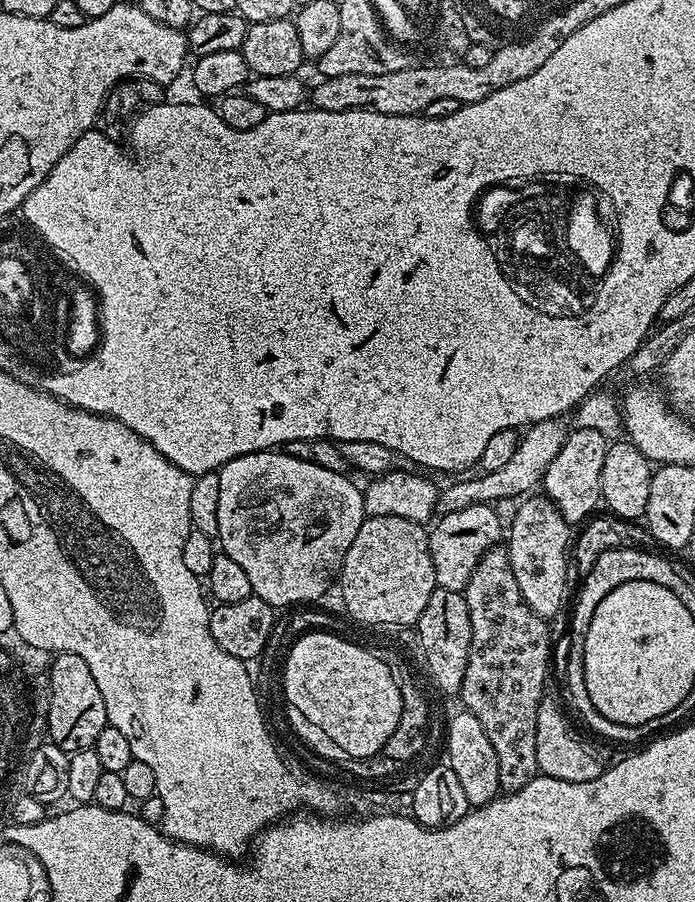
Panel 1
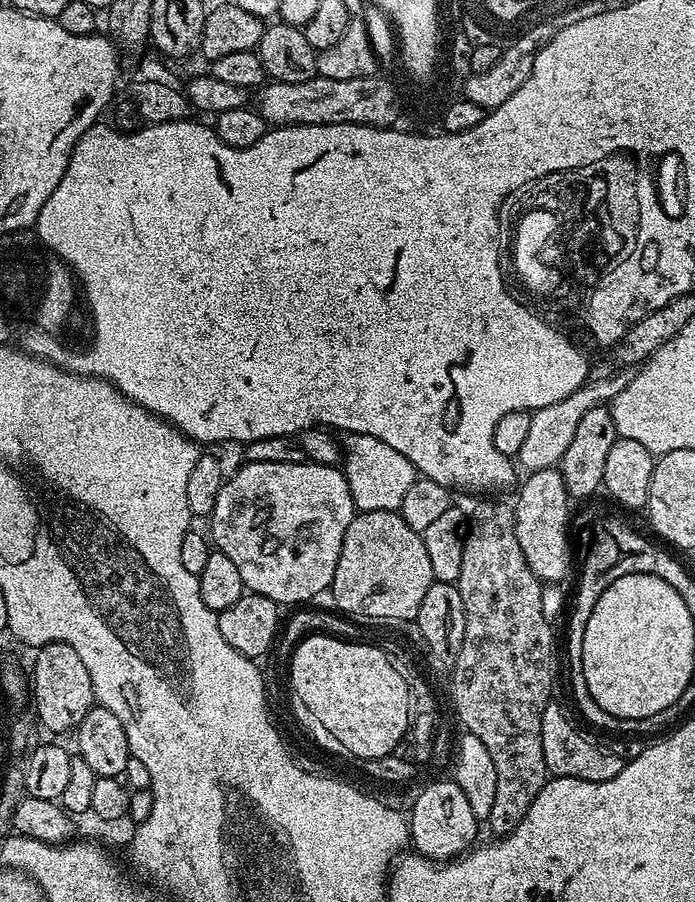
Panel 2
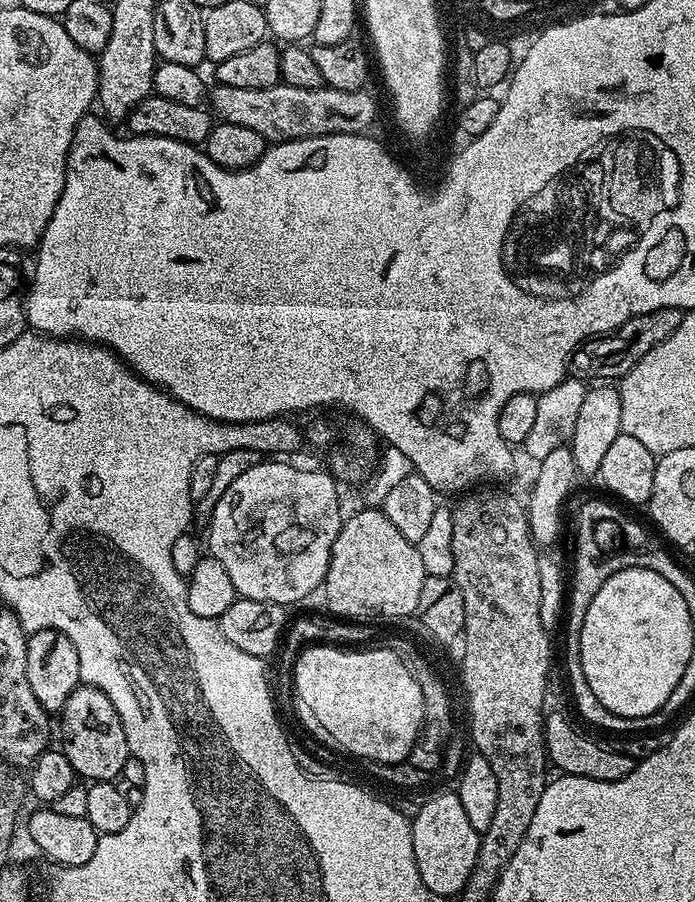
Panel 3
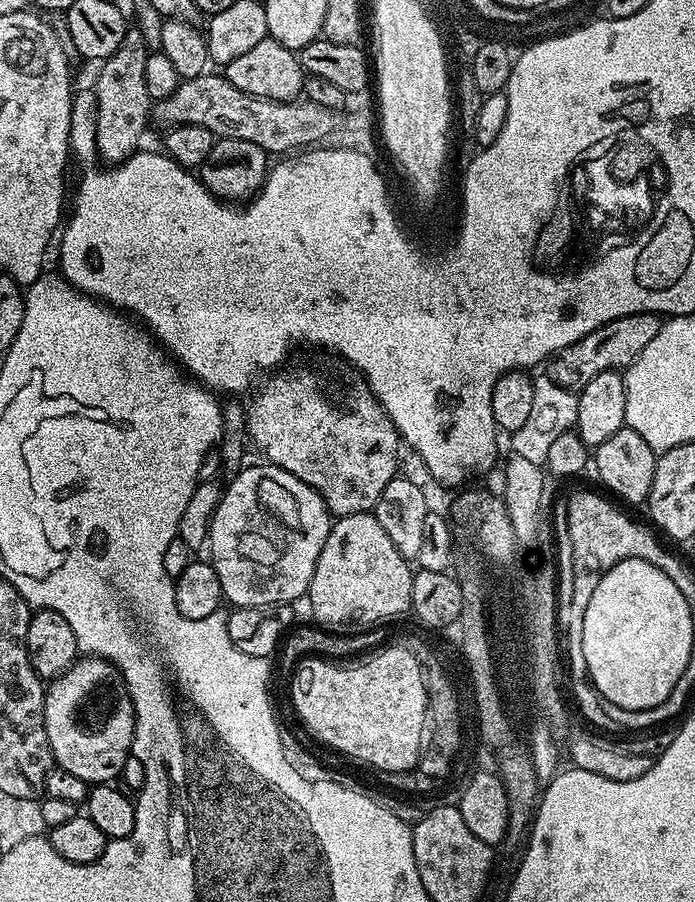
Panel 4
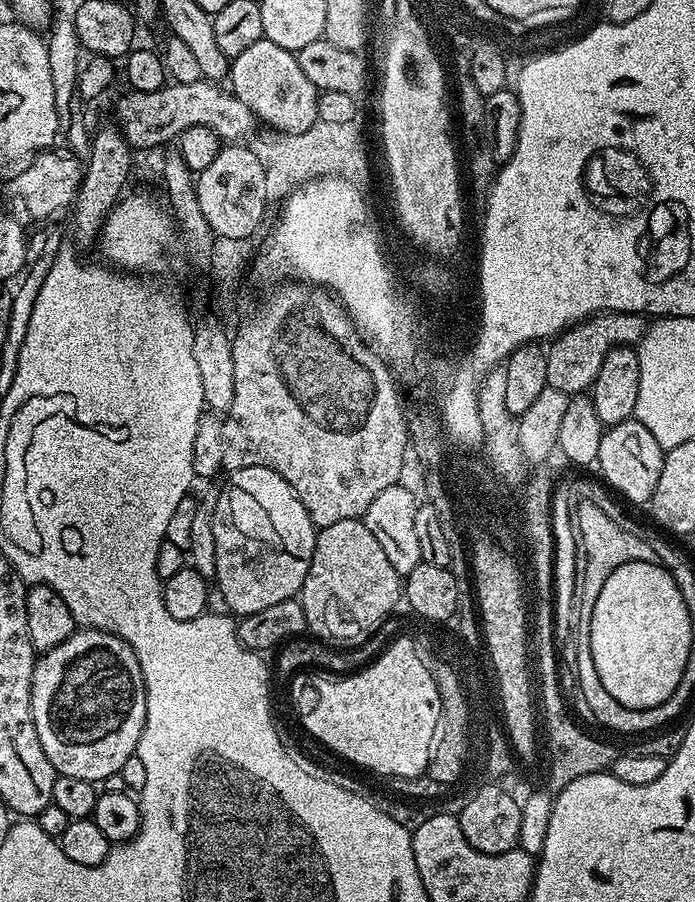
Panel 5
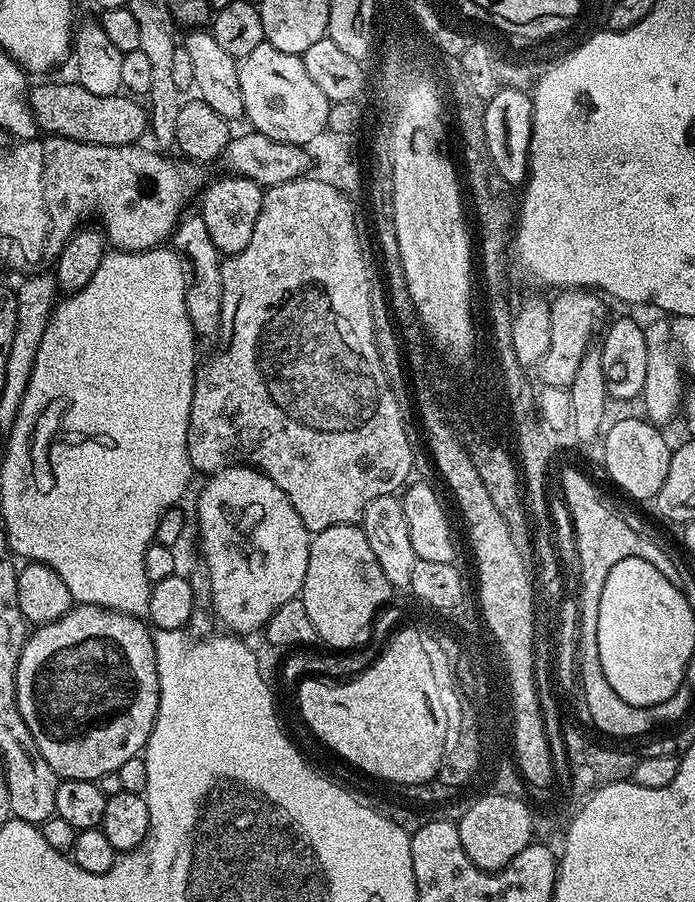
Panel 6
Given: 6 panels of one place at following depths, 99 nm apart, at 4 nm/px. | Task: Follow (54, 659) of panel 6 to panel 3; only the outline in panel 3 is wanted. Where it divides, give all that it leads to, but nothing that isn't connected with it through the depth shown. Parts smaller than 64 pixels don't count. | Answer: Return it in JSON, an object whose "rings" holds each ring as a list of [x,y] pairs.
{"rings":[[[81,686],[70,694],[62,713],[64,719],[64,744],[62,750],[70,758],[77,777],[88,782],[98,780],[115,781],[121,775],[129,758],[126,730],[114,710],[114,702],[102,694],[102,690]]]}

